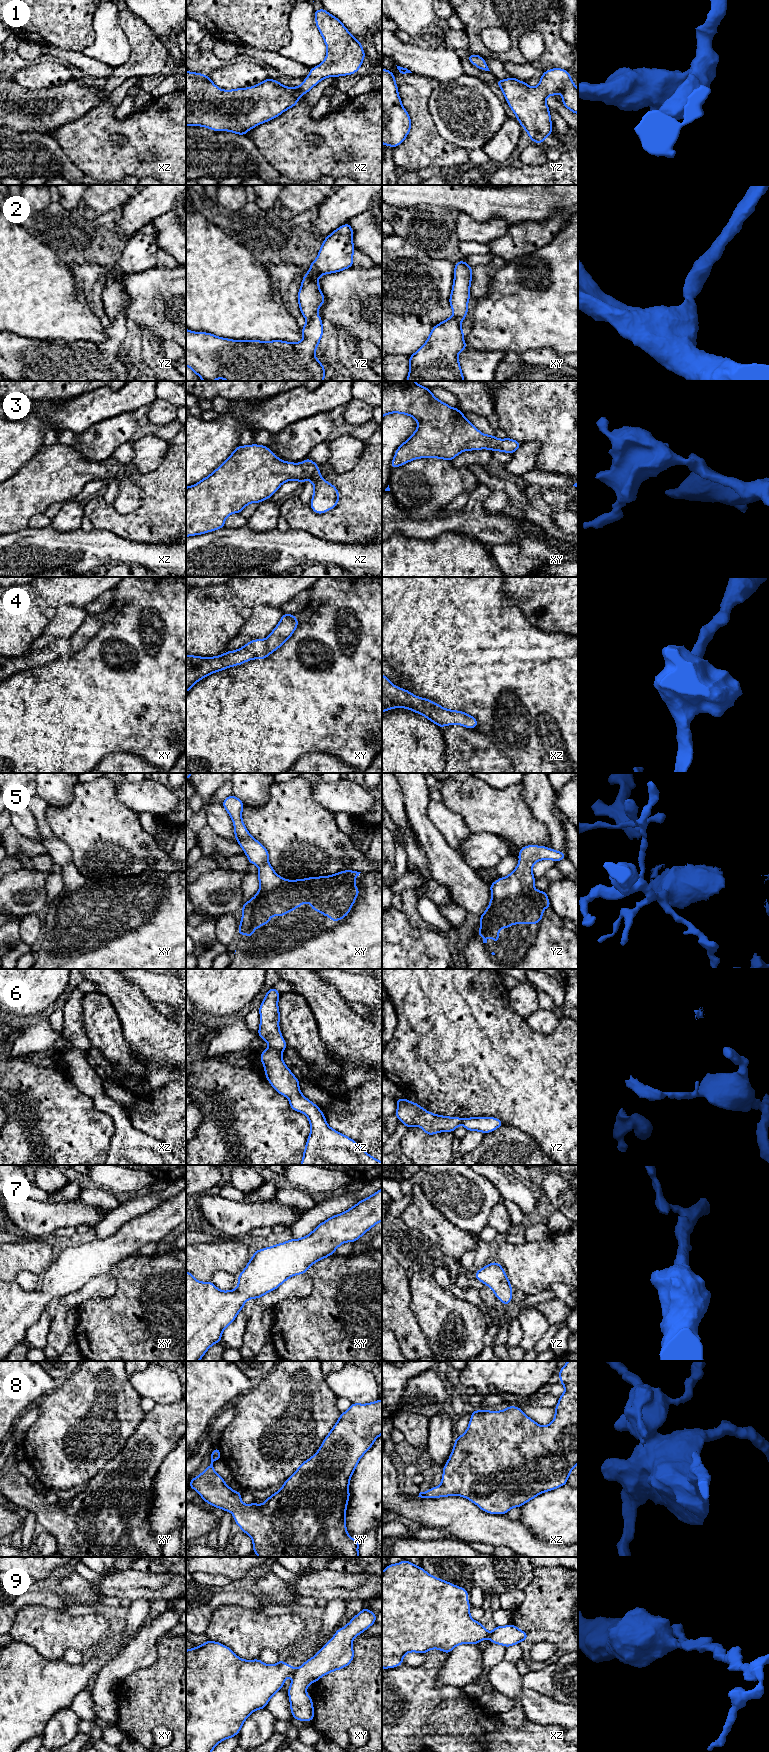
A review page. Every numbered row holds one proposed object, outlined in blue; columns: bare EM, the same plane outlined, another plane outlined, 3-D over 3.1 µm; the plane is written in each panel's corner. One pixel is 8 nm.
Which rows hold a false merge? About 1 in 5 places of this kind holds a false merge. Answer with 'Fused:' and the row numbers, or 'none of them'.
Fused: 6, 9

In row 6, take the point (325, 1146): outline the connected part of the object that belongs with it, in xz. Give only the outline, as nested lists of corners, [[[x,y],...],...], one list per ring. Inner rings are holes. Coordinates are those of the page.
[[[268,1048],[260,1054],[265,1075],[272,1087],[287,1097],[290,1108],[308,1117],[311,1132],[300,1165],[382,1165],[353,1139],[332,1129],[318,1105],[300,1091],[297,1079],[282,1059],[282,1051]]]

